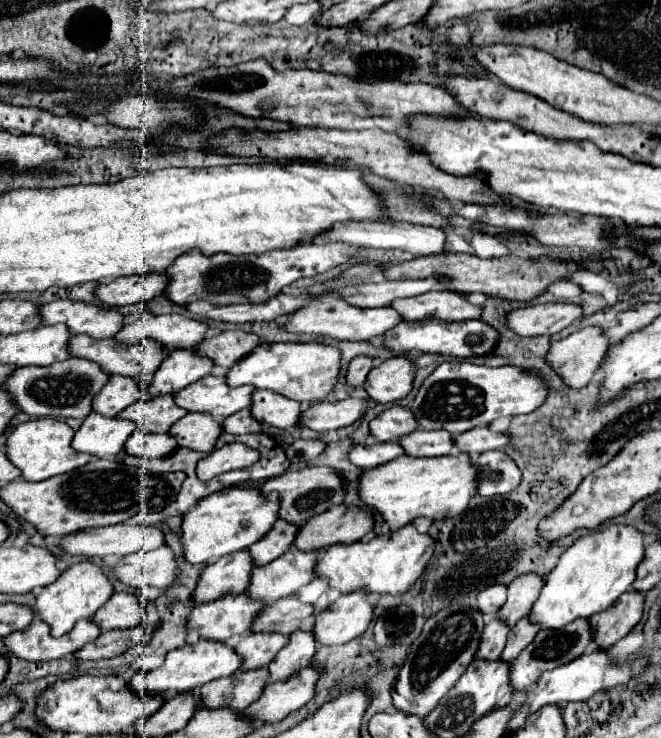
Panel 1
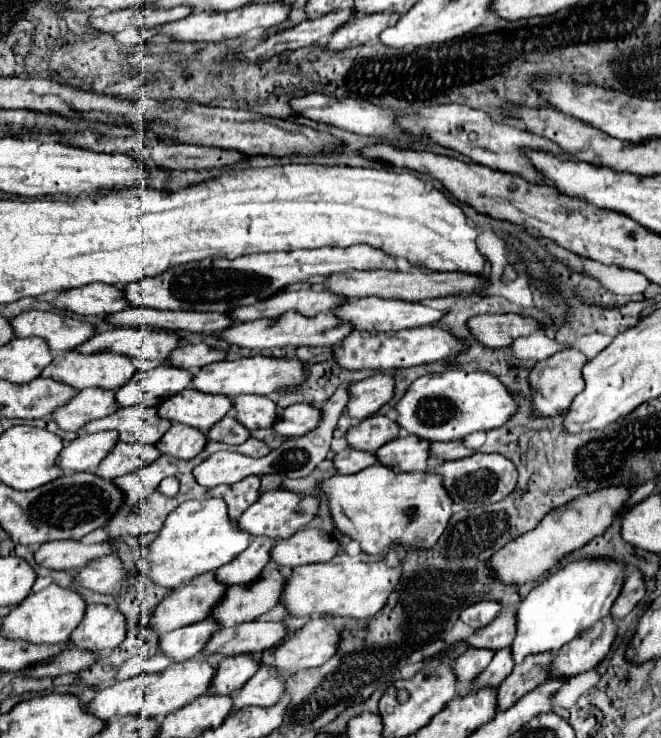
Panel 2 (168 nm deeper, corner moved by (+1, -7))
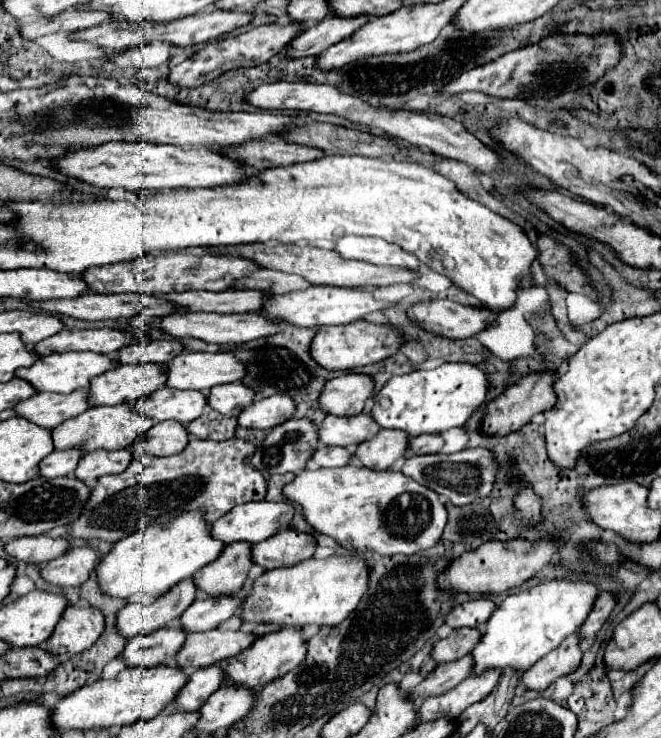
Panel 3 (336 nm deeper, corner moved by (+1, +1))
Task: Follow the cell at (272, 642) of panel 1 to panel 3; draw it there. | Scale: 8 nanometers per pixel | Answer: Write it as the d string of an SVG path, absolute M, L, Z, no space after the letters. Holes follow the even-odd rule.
M219 665L195 669L187 685L177 693L175 703L179 711L197 711L209 695L213 695L225 683L225 671Z

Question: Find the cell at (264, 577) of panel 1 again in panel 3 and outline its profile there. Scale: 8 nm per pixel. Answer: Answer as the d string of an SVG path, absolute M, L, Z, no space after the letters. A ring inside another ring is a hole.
M213 595L195 599L189 609L181 615L179 623L187 633L195 631L211 631L217 629L223 621L235 615L235 611L241 607L243 599L233 595Z

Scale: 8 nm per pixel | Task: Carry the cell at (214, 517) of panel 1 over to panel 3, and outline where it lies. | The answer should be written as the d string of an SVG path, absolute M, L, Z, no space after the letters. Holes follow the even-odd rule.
M193 509L181 513L169 523L149 525L147 529L117 541L95 571L101 583L101 591L107 595L123 599L131 599L139 593L149 597L159 597L179 581L193 577L199 569L213 563L223 549L225 543L213 539L209 531L209 525L205 521L205 511Z

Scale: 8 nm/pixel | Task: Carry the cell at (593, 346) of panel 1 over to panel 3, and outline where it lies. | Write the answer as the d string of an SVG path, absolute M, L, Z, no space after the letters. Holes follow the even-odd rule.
M555 371L529 373L529 375L519 377L511 387L505 389L503 395L499 395L497 399L493 399L485 405L483 433L485 435L507 435L507 433L519 431L525 423L531 421L531 417L545 413L545 409L551 409L557 403L557 393L555 393L557 379L559 379L559 375Z

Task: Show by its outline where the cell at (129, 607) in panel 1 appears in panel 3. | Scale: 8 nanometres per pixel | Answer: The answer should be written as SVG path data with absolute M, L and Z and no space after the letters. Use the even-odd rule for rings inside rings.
M69 605L49 639L53 655L69 657L87 651L105 631L105 615L97 607Z

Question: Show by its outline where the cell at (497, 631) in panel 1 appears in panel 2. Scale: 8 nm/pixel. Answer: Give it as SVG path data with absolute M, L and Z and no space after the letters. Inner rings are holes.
M467 649L453 661L453 675L457 681L473 681L489 665L493 655L489 649Z

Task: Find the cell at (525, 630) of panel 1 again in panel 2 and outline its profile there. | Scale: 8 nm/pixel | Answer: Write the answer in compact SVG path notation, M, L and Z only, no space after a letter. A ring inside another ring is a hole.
M509 647L501 649L495 653L493 661L485 667L485 671L481 671L479 677L475 677L467 687L459 687L457 697L467 697L469 693L475 693L477 689L485 689L485 687L497 687L501 685L501 681L505 681L505 677L511 673L513 669L513 659L509 657Z

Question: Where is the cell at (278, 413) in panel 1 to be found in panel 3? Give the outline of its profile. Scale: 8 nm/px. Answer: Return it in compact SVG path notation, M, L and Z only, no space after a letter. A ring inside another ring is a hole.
M243 383L217 385L209 393L209 405L223 415L237 417L243 409L247 409L257 399L257 393Z

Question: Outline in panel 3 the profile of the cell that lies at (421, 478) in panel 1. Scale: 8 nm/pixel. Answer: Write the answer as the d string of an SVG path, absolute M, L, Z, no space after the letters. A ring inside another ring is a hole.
M347 465L347 467L335 467L335 469L305 469L301 475L297 475L285 489L283 495L299 503L303 507L307 523L317 531L333 537L341 547L353 551L353 553L363 553L365 549L377 551L381 555L413 555L423 549L431 549L437 545L441 539L443 527L447 523L447 509L439 501L439 495L419 483L415 483L411 477L403 475L401 471L373 471L357 465Z

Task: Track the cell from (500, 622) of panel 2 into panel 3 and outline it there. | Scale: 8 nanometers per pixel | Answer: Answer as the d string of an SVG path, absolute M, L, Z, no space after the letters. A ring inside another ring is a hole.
M469 627L453 629L449 637L445 637L445 639L441 639L441 641L435 643L431 657L437 663L459 659L459 657L463 657L463 655L467 655L467 653L473 651L473 647L481 639L481 635L483 633L479 629L469 629Z

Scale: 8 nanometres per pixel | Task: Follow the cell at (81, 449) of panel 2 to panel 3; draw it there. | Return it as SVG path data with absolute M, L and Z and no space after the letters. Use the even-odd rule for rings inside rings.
M77 445L77 449L53 451L53 453L49 453L49 457L45 457L41 461L41 473L39 475L43 475L43 477L73 475L81 457L83 457L83 447L81 445Z

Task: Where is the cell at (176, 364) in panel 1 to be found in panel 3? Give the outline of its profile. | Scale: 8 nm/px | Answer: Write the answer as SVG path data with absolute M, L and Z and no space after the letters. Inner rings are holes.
M115 365L91 381L89 399L93 405L135 403L165 385L167 365Z

